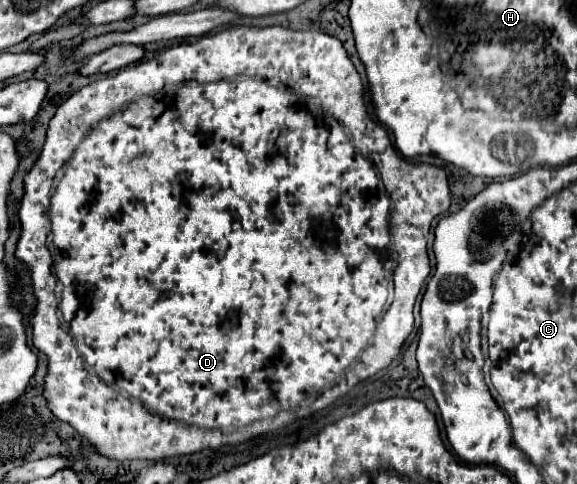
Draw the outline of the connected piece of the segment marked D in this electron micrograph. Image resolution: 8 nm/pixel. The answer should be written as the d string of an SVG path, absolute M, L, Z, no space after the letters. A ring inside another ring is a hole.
M232 25L220 33L200 37L193 43L181 42L170 45L170 49L166 49L164 53L160 53L150 61L128 65L114 77L102 77L82 87L68 101L64 101L58 107L56 115L50 119L46 143L40 151L38 161L26 175L26 183L28 183L26 193L22 197L22 207L18 211L22 223L22 237L16 247L16 257L30 265L34 295L38 301L36 313L32 315L30 323L34 327L34 347L48 355L44 397L48 401L50 411L60 421L70 423L80 435L84 435L98 449L98 453L112 459L158 461L162 457L190 455L202 449L216 451L222 445L247 442L257 438L257 419L270 417L268 431L271 433L280 431L285 426L328 407L340 395L350 391L358 381L388 367L392 359L398 355L404 339L412 331L414 301L422 289L422 283L430 275L430 259L426 251L430 223L436 215L444 213L450 207L448 177L444 169L422 161L408 161L406 157L398 155L398 151L390 141L388 131L368 115L360 75L352 65L352 61L348 59L342 43L336 37L320 31L290 31L284 27L256 29L256 27ZM176 83L182 83L182 87L176 89L164 87ZM294 91L298 91L298 95L318 97L320 105L328 113L332 113L334 119L318 119L314 109L310 109L310 103L298 97ZM340 123L344 123L348 133L352 133L354 145L346 137ZM62 167L64 167L64 177L60 179L56 193L52 197L54 175ZM390 235L394 241L394 249L398 253L396 271L394 271L394 259L390 255ZM54 255L56 255L58 277L54 275L54 263L52 263Z

